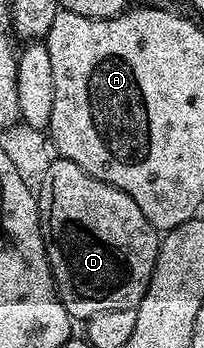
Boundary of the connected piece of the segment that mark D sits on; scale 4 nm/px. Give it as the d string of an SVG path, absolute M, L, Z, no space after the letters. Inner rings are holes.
M62 159L50 162L37 200L51 277L68 315L86 319L105 311L138 309L151 282L161 240L141 215L141 207L125 191L93 179L77 163Z

